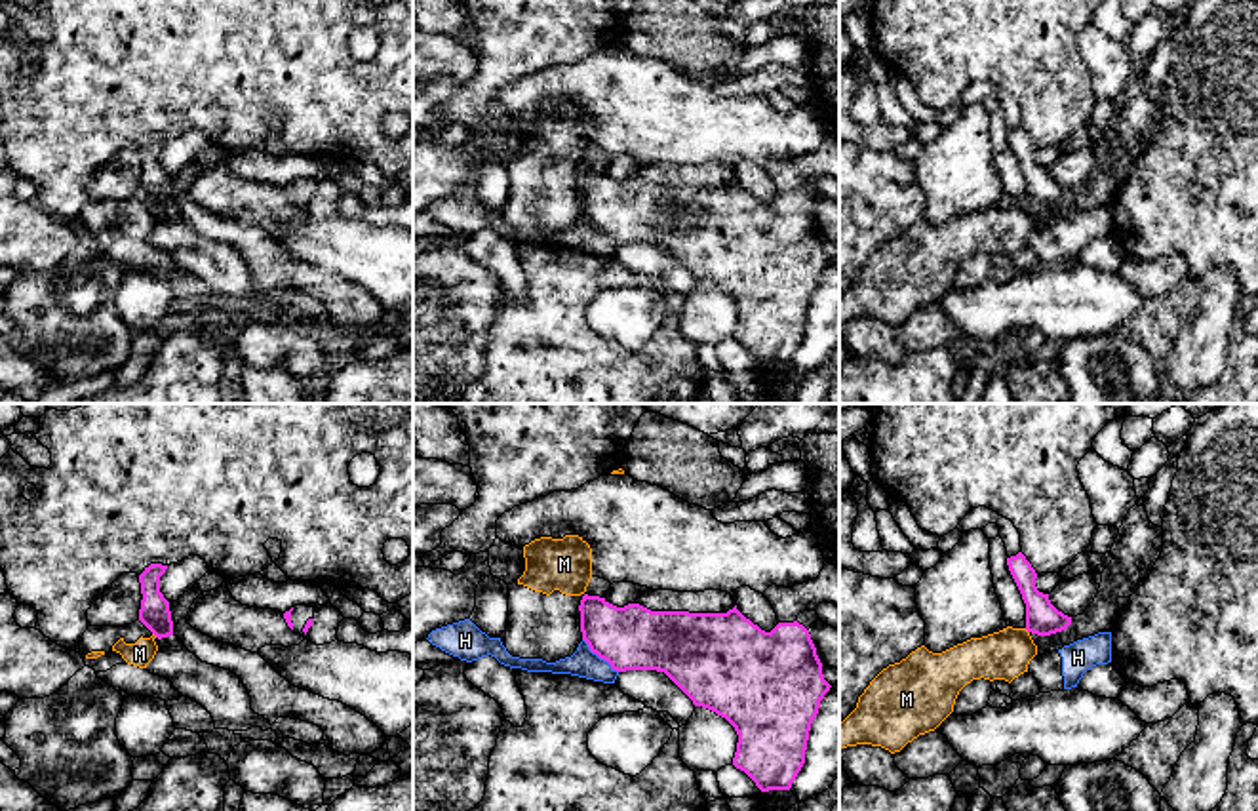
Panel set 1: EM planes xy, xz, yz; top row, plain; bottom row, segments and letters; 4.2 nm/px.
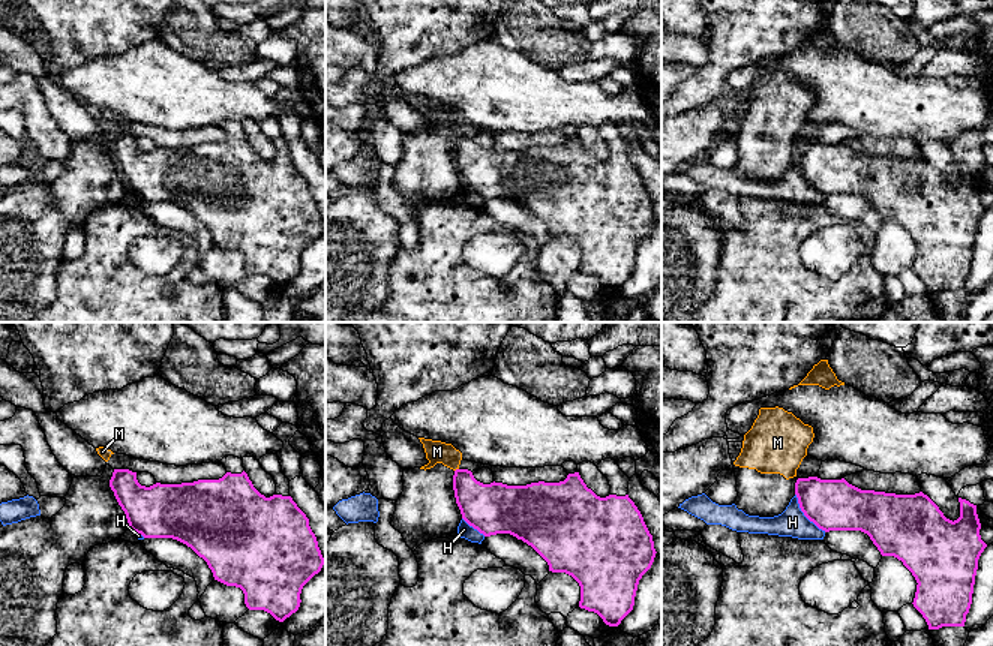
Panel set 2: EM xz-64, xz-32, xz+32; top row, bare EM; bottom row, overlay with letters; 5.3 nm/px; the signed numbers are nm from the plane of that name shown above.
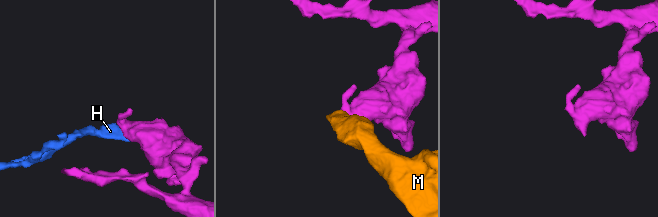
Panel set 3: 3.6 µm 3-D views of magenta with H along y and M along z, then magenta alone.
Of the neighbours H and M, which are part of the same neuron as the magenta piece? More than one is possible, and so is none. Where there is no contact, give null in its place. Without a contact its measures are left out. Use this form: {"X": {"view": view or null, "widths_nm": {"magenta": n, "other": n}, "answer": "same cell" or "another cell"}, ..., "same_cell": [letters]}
{"H": {"view": "xz", "widths_nm": {"magenta": 280, "other": 120}, "answer": "another cell"}, "M": {"view": "xy", "widths_nm": {"magenta": 130, "other": 110}, "answer": "another cell"}, "same_cell": []}

